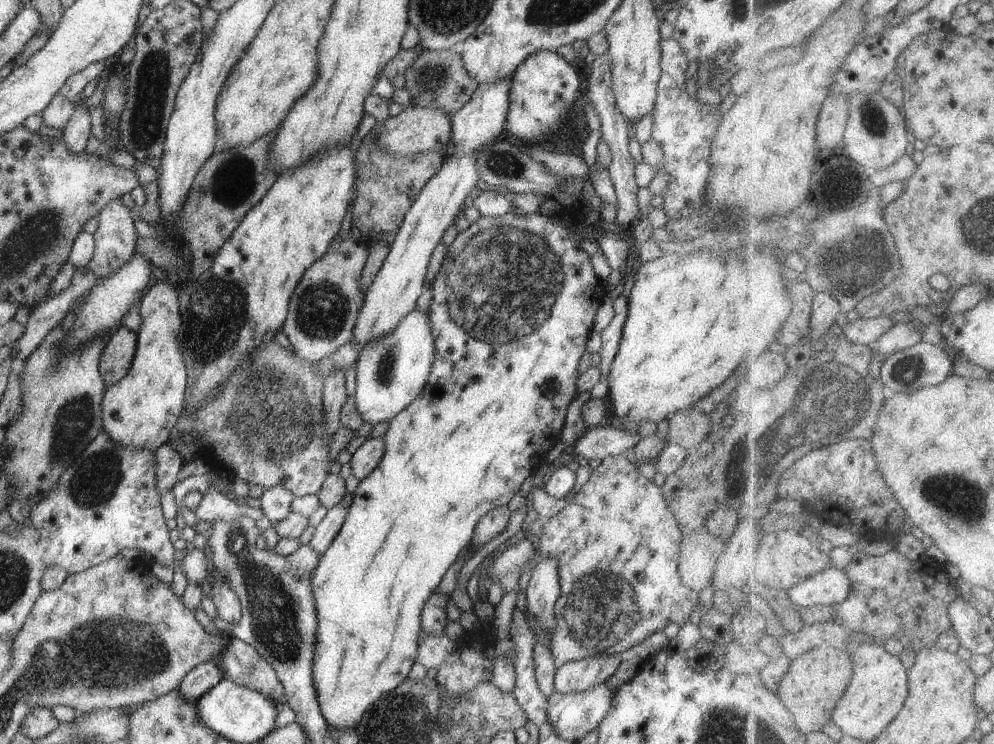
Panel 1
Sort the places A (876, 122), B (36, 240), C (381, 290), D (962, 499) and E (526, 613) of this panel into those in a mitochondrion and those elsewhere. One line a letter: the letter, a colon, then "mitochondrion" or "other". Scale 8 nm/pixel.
A: mitochondrion
B: mitochondrion
C: other
D: mitochondrion
E: other

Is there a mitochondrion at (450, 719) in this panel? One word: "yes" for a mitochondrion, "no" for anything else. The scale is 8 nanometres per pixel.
yes

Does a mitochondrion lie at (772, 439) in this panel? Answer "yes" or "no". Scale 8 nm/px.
yes

